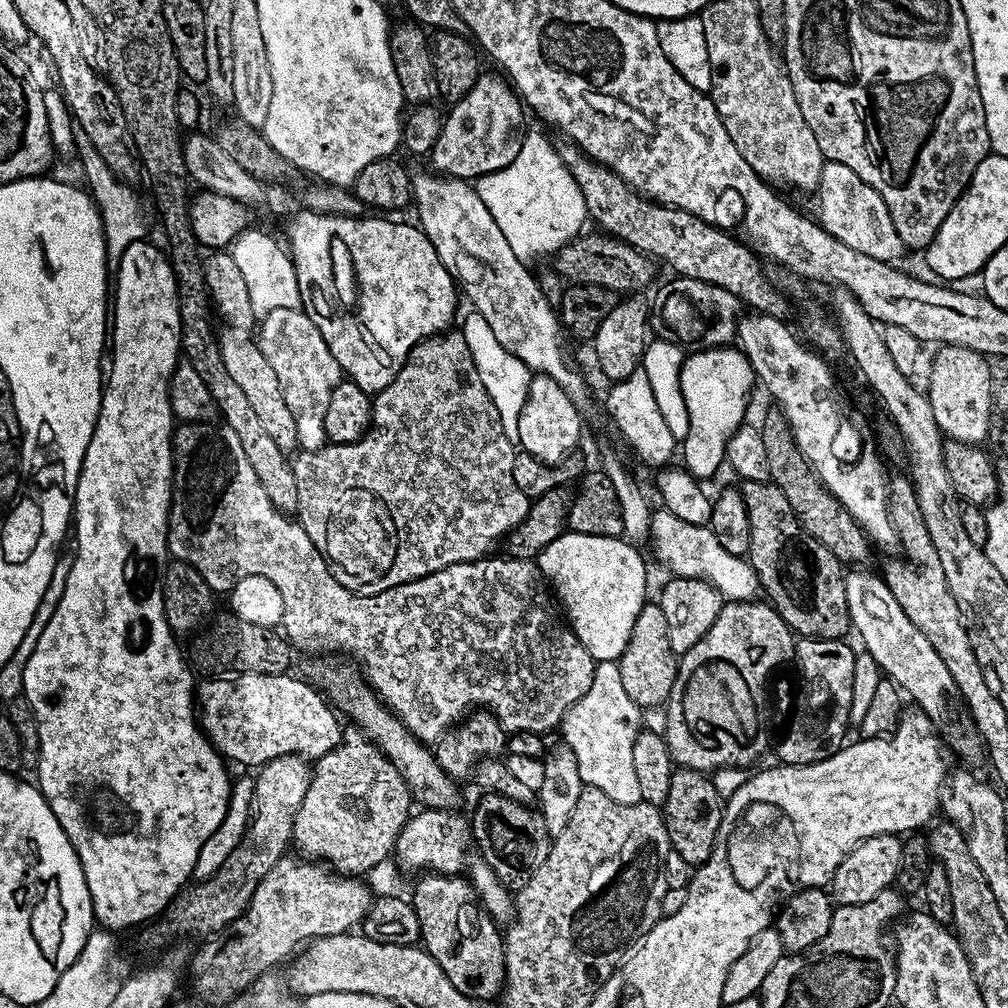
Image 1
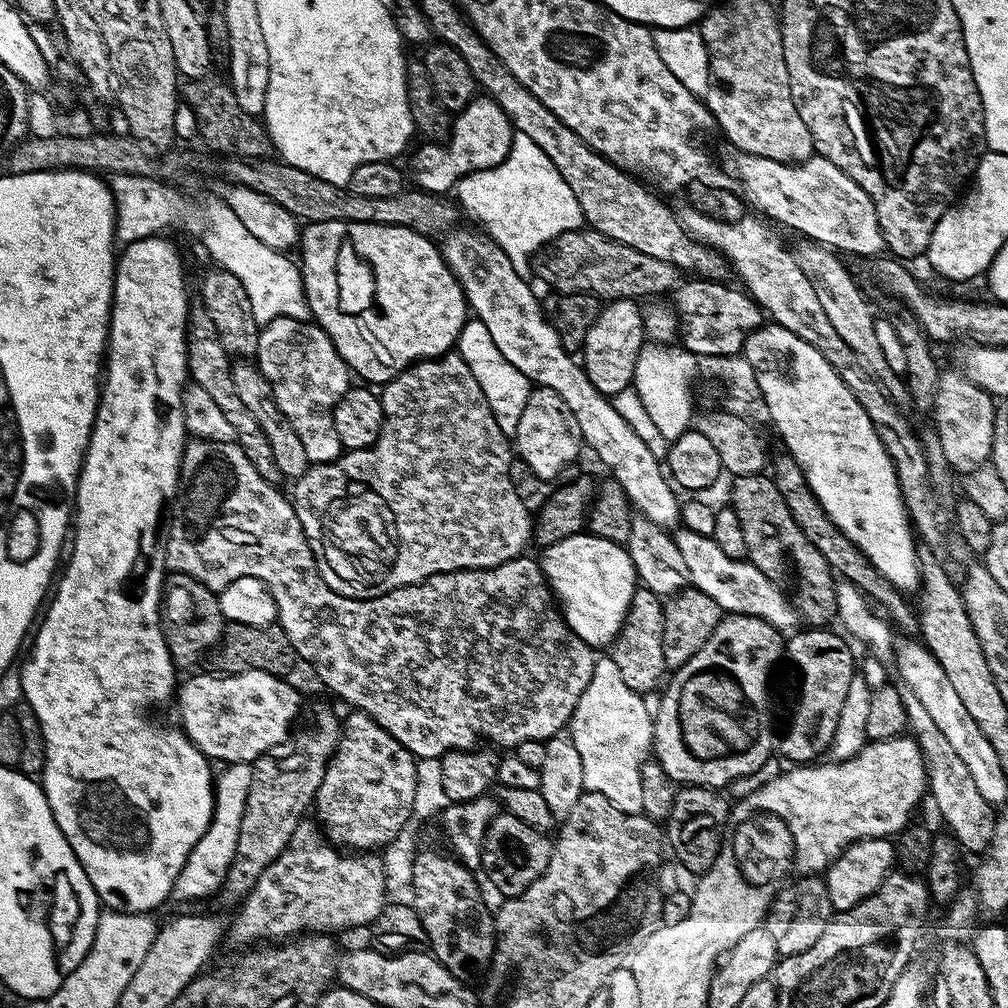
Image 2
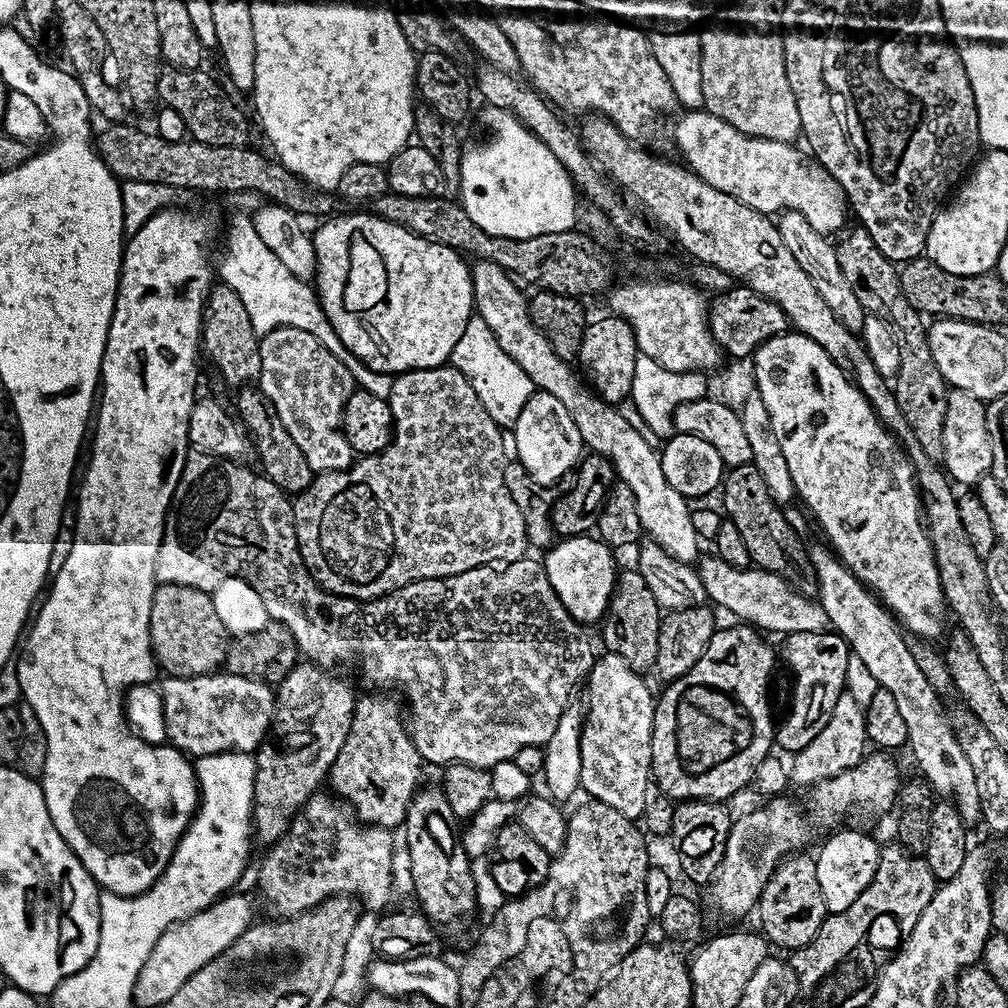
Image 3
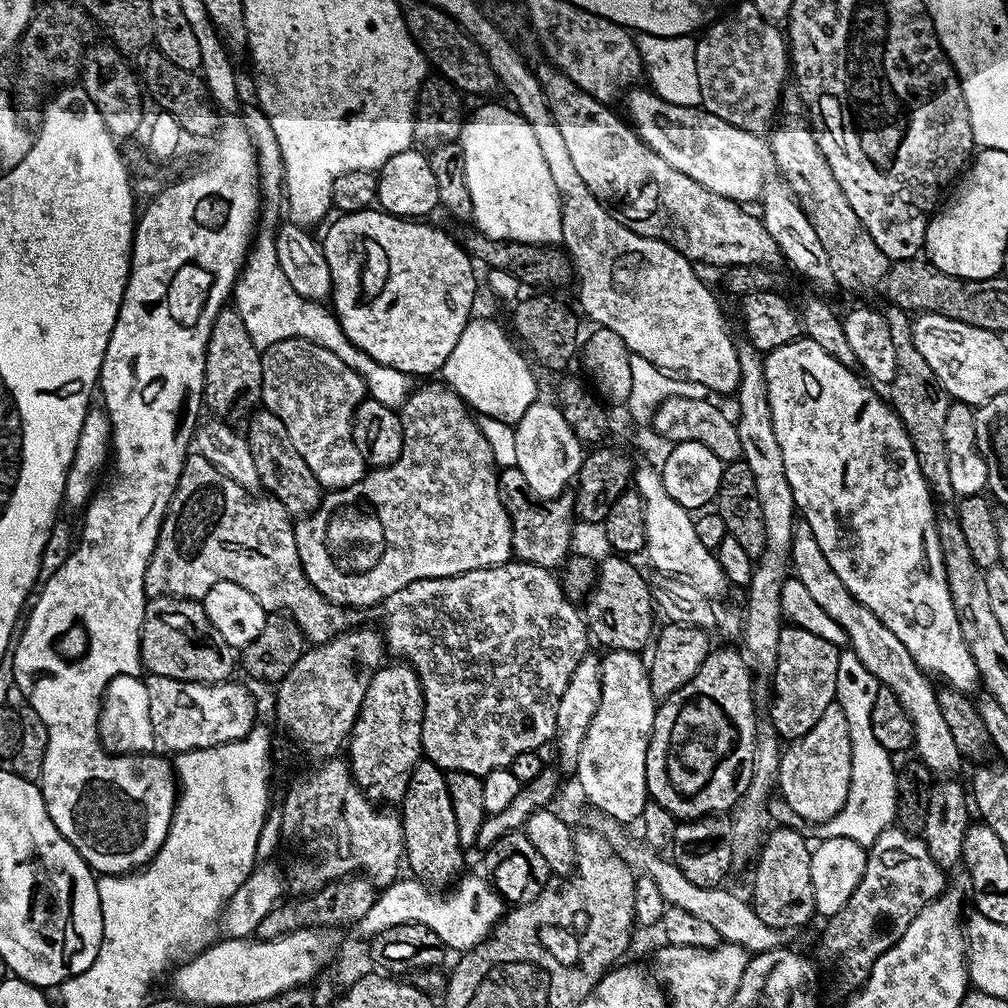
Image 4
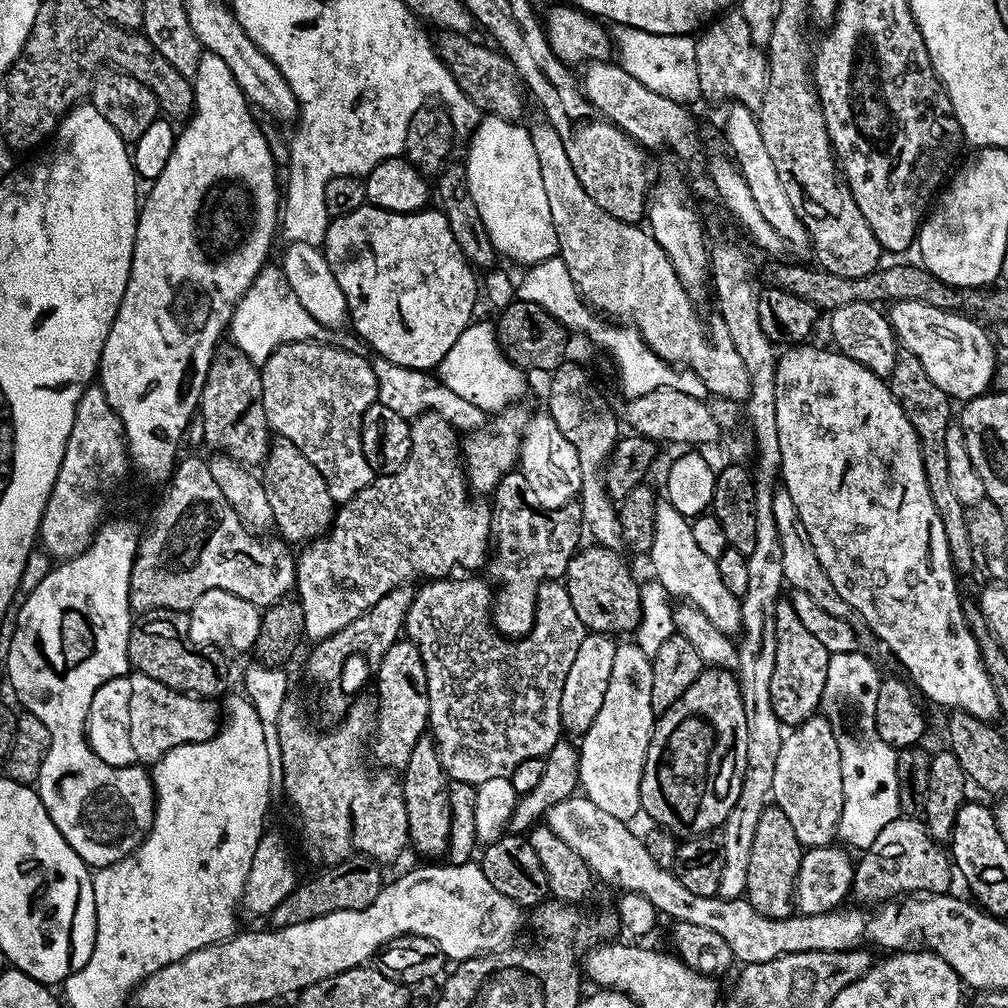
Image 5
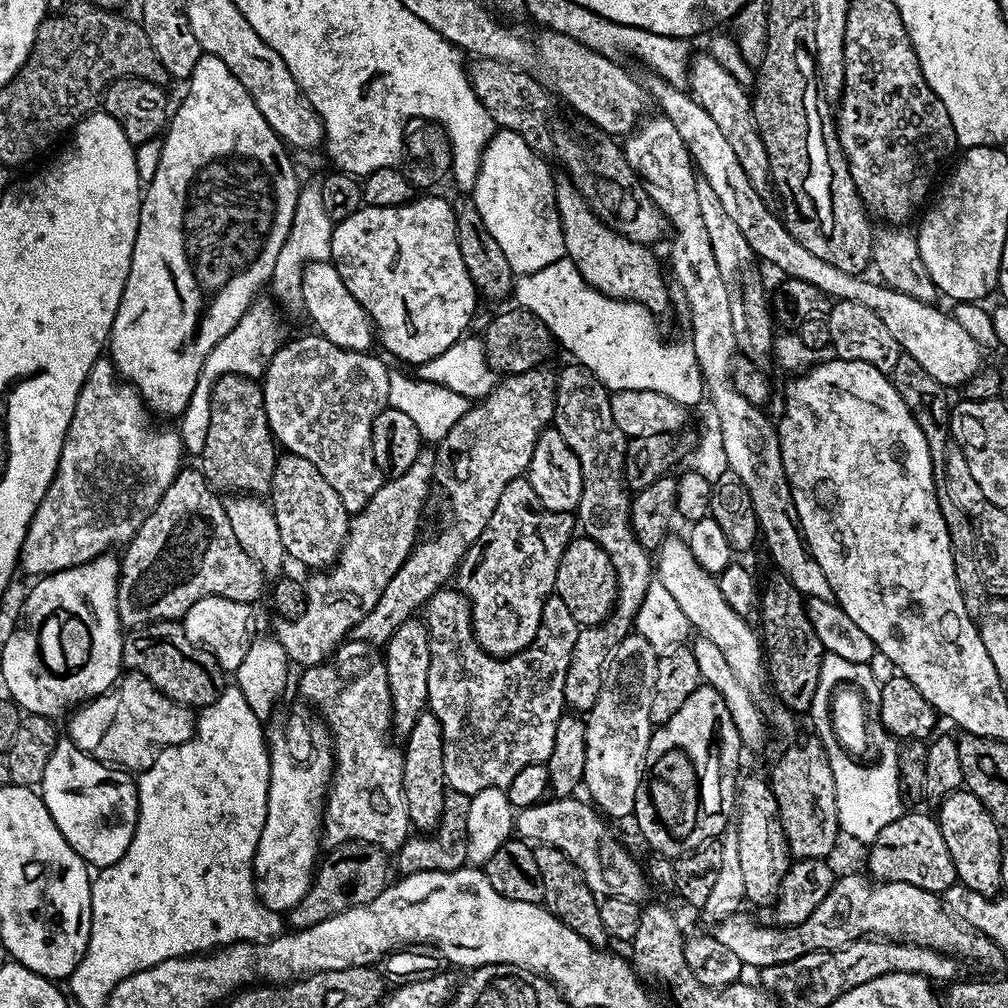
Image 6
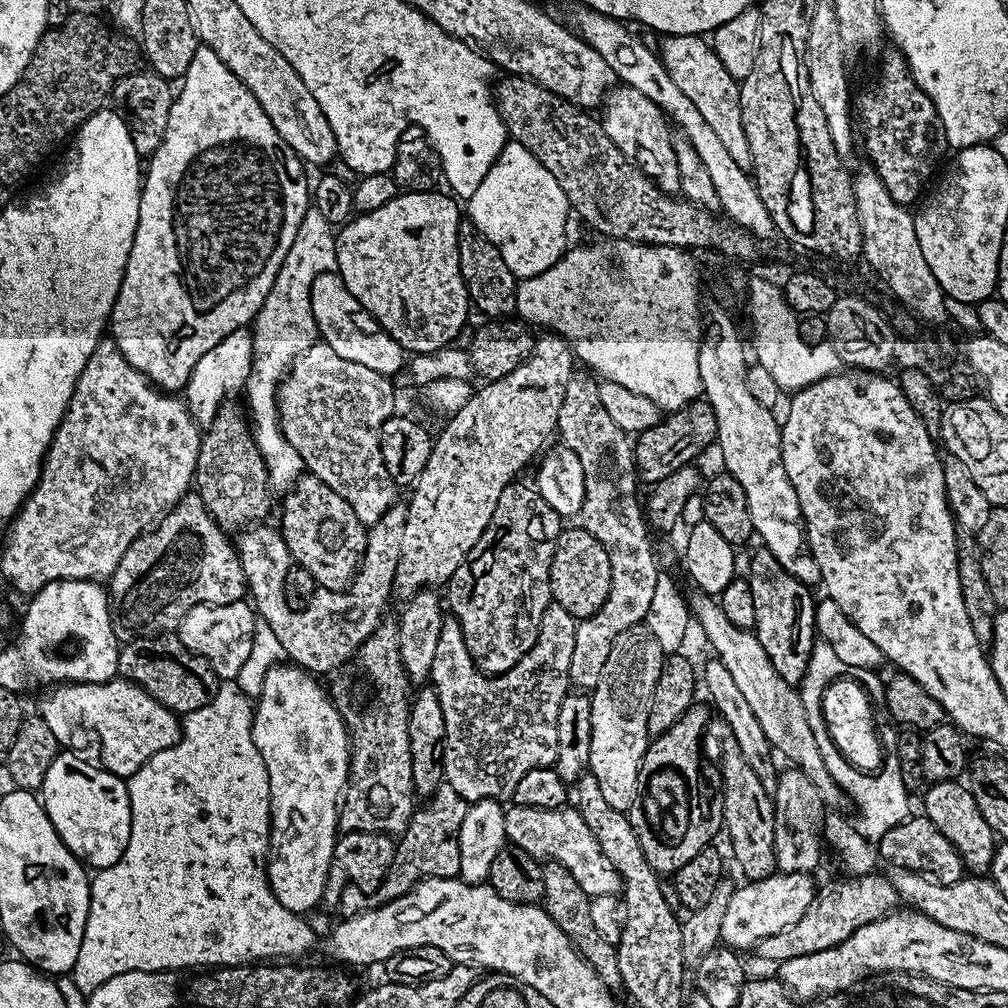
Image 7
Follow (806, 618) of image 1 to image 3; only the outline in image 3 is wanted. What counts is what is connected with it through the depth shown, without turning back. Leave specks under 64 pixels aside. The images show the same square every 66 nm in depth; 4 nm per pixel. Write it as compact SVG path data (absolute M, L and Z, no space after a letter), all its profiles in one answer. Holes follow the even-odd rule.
M752 463L728 468L722 481L724 492L724 508L722 512L727 519L738 526L738 534L742 534L742 542L746 542L746 550L750 550L753 565L763 568L765 572L778 574L798 592L812 594L816 592L816 577L812 564L808 561L809 549L804 548L802 541L796 537L790 521L784 517L785 509L775 504L766 490L766 482L762 482L762 474Z

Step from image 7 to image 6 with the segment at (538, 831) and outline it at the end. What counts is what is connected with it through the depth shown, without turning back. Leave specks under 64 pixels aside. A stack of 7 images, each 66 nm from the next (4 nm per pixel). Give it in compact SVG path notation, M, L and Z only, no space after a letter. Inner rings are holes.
M548 798L519 809L514 816L515 835L537 845L549 844L562 850L562 854L576 863L597 897L625 896L628 900L647 901L650 884L641 865L636 865L622 849L616 848L611 830L604 825L605 817L591 803L583 804L576 799Z

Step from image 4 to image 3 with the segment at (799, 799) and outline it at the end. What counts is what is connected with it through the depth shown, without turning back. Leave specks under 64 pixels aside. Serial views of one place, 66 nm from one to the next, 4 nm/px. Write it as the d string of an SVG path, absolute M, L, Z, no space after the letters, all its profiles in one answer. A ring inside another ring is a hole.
M846 690L838 698L838 702L834 702L834 714L830 714L830 722L826 722L826 726L818 733L818 738L814 738L810 746L806 746L791 757L791 783L815 786L830 779L831 776L842 774L846 769L852 768L864 759L867 744L868 735L864 725L862 705L854 702L854 698Z

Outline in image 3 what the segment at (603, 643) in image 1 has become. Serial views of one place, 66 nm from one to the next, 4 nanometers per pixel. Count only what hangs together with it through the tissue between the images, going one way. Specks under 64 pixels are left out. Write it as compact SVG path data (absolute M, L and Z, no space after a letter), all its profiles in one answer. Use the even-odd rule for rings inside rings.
M569 536L555 541L543 553L542 563L546 570L546 578L550 578L550 586L554 586L554 594L566 606L566 610L585 626L603 621L608 603L612 600L612 592L616 589L618 567L613 549L603 540L586 536Z

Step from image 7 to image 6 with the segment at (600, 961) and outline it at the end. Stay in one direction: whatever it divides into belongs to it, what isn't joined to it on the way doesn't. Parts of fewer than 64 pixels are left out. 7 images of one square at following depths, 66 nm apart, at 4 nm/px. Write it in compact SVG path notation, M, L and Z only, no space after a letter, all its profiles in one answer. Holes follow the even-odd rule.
M549 844L533 847L534 862L538 862L538 874L542 874L542 901L548 911L560 919L574 934L586 938L595 948L607 949L610 944L608 931L602 926L602 914L596 893L590 890L586 878L578 870L578 866L562 850Z

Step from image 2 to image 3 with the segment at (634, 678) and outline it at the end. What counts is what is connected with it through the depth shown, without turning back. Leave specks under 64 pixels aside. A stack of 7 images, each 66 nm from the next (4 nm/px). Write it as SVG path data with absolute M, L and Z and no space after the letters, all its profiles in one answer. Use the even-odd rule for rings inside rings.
M632 570L632 572L621 571L616 578L616 589L612 592L612 600L608 603L608 611L602 621L602 627L604 627L604 648L609 652L618 654L618 658L625 660L627 664L638 673L644 674L655 665L656 655L658 654L658 630L660 629L660 621L662 619L662 609L658 601L654 598L654 594L650 594L650 586L646 586L646 578L642 578L642 574L638 570Z

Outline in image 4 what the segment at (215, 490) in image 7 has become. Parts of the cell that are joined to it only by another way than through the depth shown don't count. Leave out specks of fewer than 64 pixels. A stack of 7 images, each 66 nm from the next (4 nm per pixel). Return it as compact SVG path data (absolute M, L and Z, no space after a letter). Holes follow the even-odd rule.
M225 306L216 315L214 326L206 346L204 363L204 402L213 417L227 422L243 421L262 400L262 362L261 349L250 342L246 334L246 324L236 313L235 307Z

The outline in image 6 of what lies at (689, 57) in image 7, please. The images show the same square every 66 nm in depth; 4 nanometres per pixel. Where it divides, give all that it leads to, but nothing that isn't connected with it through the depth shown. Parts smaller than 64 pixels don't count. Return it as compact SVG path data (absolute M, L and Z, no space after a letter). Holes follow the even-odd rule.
M704 54L704 56L693 55L691 57L687 87L693 99L714 118L715 124L722 130L723 137L730 142L739 165L750 178L754 189L763 194L767 193L770 188L768 155L756 129L756 119L752 113L752 98L746 91L745 85L739 84L712 55Z

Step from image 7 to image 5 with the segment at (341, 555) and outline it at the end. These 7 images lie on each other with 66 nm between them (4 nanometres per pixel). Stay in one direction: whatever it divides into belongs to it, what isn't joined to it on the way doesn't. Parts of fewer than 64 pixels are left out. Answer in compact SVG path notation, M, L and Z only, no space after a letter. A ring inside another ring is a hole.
M276 436L269 443L268 457L262 465L262 481L266 490L266 502L273 511L275 530L280 532L289 545L300 546L311 542L327 533L332 527L334 501L328 483L322 474L285 436ZM264 471L264 472L263 472ZM296 544L296 545L295 545Z

